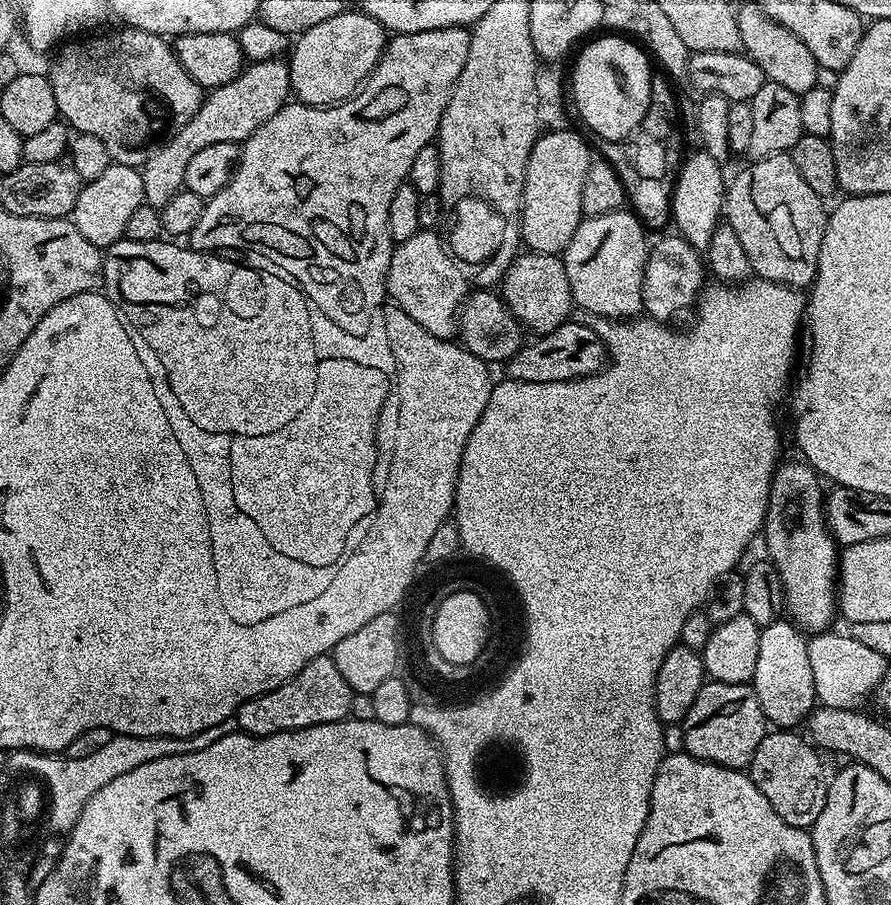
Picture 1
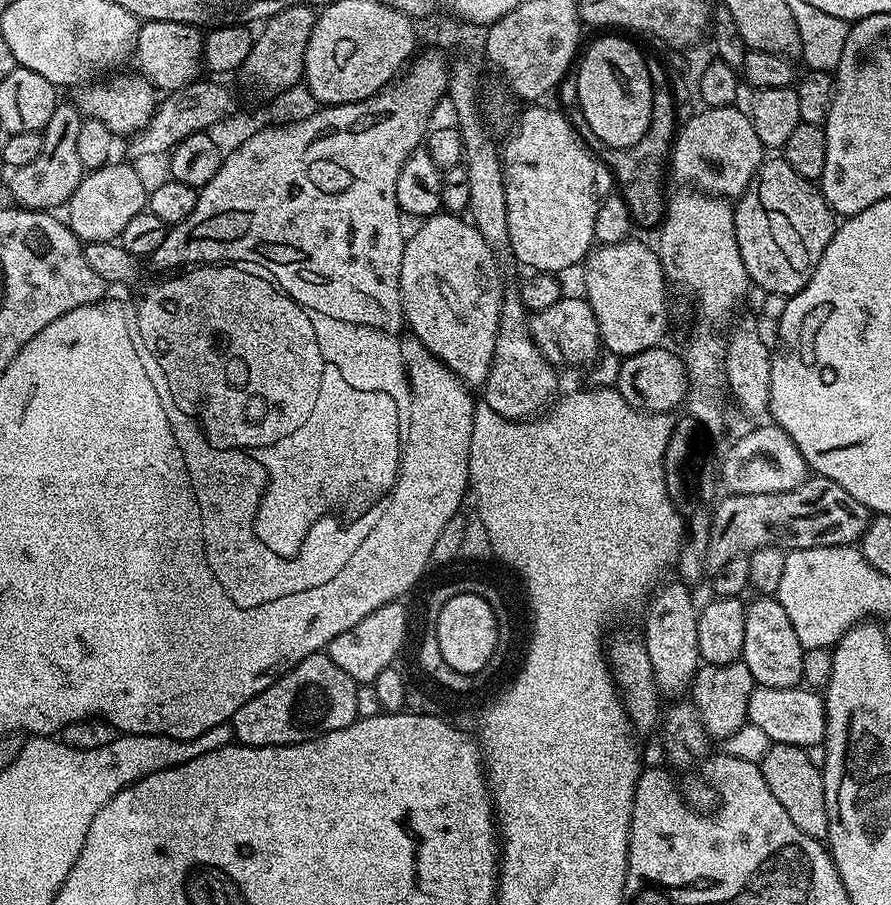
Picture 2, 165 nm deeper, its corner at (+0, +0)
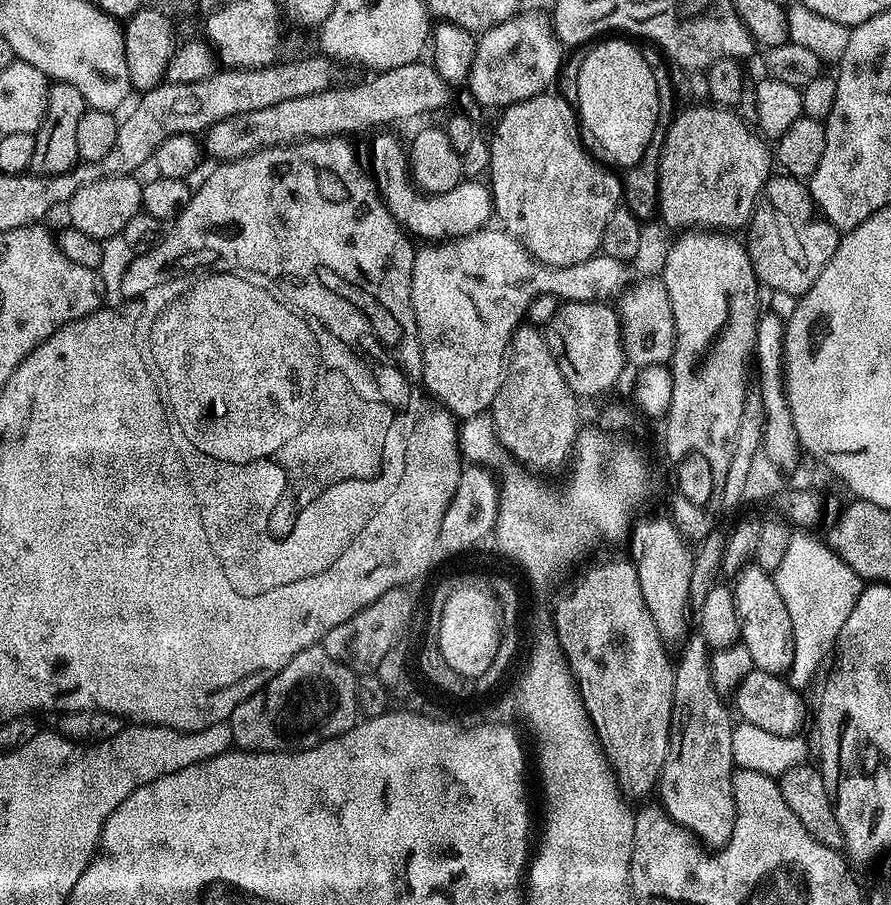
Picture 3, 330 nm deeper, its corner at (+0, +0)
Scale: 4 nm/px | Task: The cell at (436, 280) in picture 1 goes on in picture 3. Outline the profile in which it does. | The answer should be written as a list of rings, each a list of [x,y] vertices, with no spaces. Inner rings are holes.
[[[485,226],[456,241],[421,247],[414,258],[410,298],[414,306],[416,329],[420,332],[420,349],[424,355],[423,387],[429,393],[432,391],[431,395],[437,401],[440,399],[444,403],[441,405],[457,418],[485,415],[504,381],[512,335],[527,317],[530,302],[534,302],[538,294],[550,294],[569,304],[615,301],[633,283],[632,272],[628,268],[631,267],[625,261],[603,254],[594,255],[574,266],[555,268],[530,255],[518,238],[499,226]]]

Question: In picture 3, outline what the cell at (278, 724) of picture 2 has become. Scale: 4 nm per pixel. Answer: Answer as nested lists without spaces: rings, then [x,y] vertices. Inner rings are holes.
[[[323,647],[303,648],[294,658],[290,658],[290,662],[286,662],[286,666],[278,674],[274,674],[274,678],[270,678],[266,682],[266,686],[262,686],[253,696],[246,698],[246,702],[242,702],[234,710],[231,721],[232,725],[232,743],[237,749],[246,752],[301,752],[303,748],[316,748],[324,740],[334,738],[338,734],[342,734],[346,730],[350,730],[358,723],[358,709],[356,707],[356,676],[353,669],[347,668],[342,662],[338,662],[334,658],[330,658],[330,654],[326,654]]]

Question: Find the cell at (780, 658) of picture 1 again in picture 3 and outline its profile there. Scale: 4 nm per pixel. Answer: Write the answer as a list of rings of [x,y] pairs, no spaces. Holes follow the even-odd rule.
[[[755,562],[749,563],[736,573],[731,589],[740,619],[740,640],[746,650],[750,650],[753,669],[777,674],[787,673],[794,654],[792,627],[786,602],[782,602],[782,594],[778,594],[773,573],[767,572]]]

